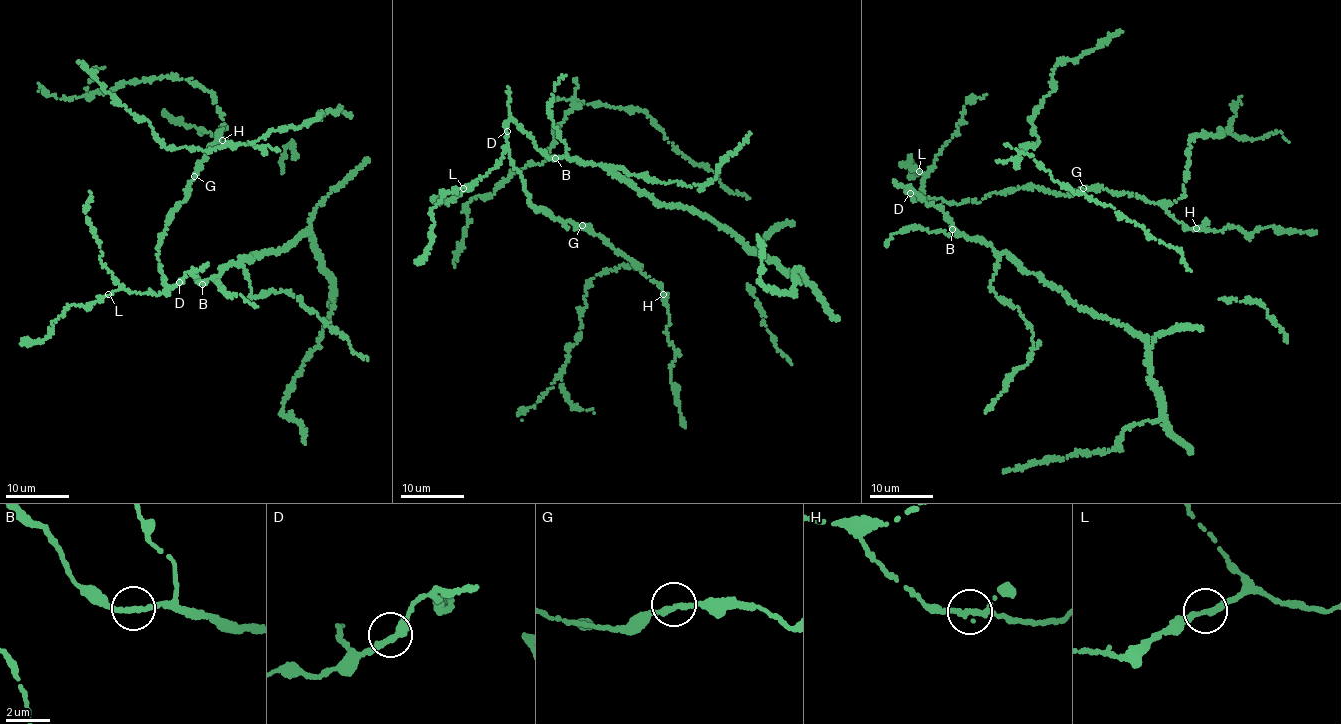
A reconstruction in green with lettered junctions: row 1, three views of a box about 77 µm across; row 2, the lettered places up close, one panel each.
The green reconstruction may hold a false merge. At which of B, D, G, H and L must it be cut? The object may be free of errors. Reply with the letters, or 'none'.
none

